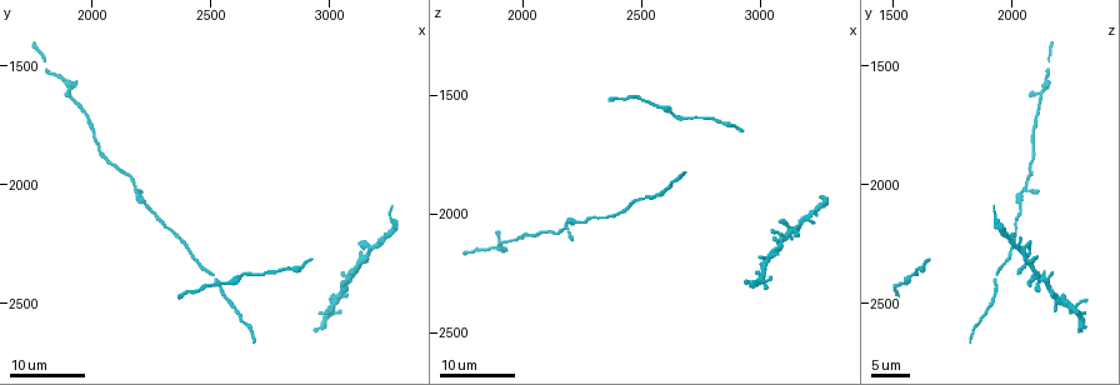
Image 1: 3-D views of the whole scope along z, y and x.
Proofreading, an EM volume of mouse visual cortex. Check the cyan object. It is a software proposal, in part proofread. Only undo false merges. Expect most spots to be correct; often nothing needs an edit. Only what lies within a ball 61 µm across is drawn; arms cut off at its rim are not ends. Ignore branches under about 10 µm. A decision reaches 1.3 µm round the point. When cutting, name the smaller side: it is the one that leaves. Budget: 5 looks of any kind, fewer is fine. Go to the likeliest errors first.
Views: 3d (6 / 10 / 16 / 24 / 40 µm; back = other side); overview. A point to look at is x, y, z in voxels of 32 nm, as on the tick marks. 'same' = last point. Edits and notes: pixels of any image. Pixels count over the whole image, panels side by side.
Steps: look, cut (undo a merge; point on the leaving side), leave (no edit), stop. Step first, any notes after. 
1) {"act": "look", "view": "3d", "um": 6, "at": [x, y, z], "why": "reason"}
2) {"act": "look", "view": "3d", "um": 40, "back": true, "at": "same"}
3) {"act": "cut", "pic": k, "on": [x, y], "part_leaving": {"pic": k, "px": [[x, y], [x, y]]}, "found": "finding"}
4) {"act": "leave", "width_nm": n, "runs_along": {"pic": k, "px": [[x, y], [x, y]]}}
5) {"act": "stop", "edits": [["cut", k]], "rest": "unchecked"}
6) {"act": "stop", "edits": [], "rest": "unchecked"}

{"act": "look", "view": "3d", "um": 16, "at": [3130, 2330, 2060], "why": "four or more arms meet"}

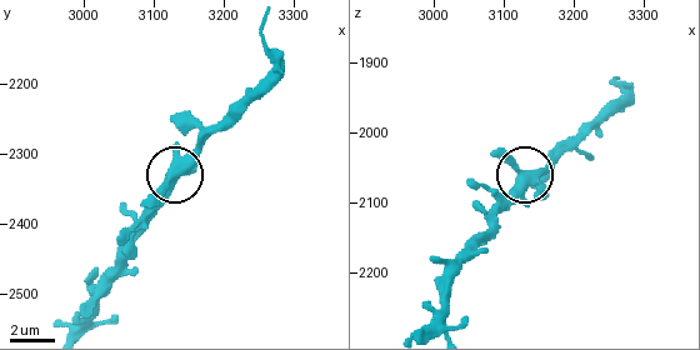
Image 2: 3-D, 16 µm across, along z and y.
{"act": "look", "view": "3d", "um": 6, "at": [3130, 2330, 2060]}

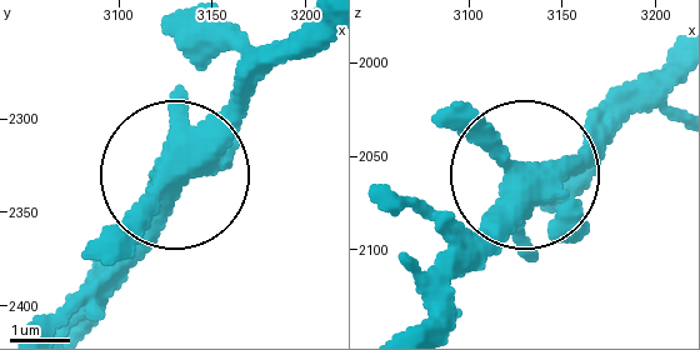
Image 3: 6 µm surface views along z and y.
{"act": "leave", "found": "one neuron here"}

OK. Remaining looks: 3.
{"act": "look", "view": "3d", "um": 24, "at": [1900, 1630, 2110], "why": "thick turns thin"}

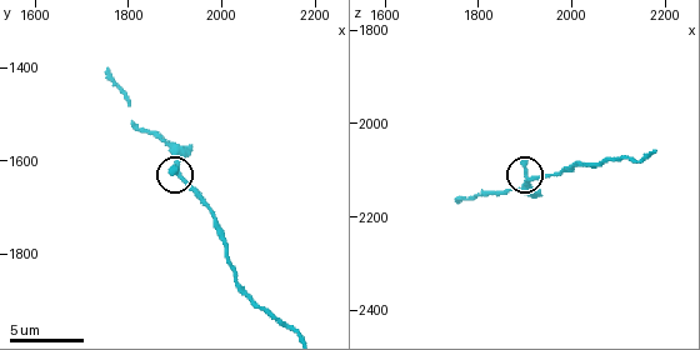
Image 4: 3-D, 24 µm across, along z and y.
{"act": "look", "view": "3d", "um": 6, "at": [1915, 1630, 2120]}

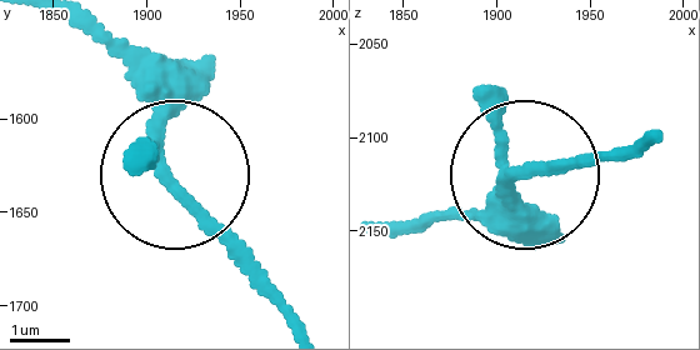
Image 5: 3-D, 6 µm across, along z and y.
{"act": "look", "view": "3d", "um": 6, "back": true, "at": [1910, 1630, 2118]}

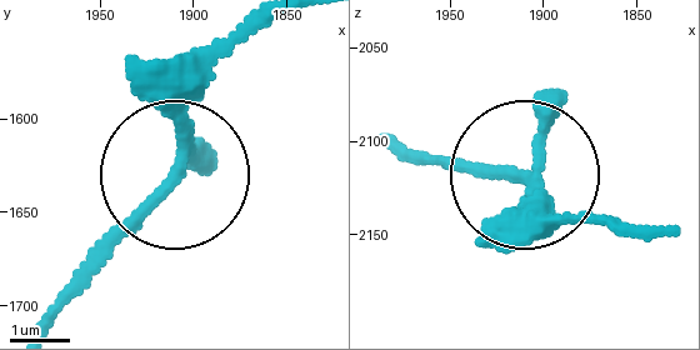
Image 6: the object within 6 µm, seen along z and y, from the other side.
{"act": "leave", "width_nm": 190, "runs_along": {"pic": 6, "px": [[388, 149], [531, 179], [531, 233]]}, "found": "all the same neuron"}

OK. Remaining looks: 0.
{"act": "stop", "edits": [], "rest": "unchecked"}

